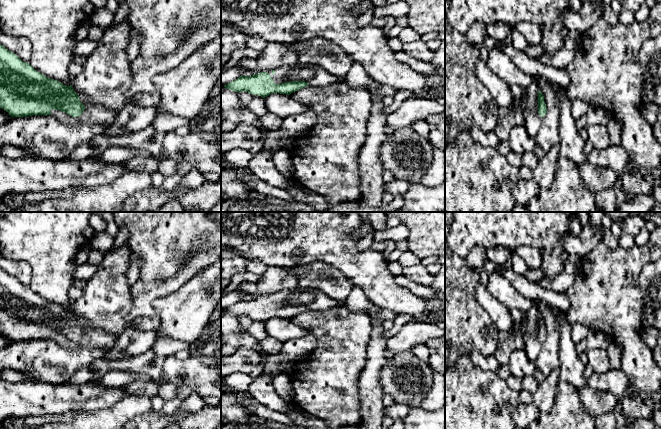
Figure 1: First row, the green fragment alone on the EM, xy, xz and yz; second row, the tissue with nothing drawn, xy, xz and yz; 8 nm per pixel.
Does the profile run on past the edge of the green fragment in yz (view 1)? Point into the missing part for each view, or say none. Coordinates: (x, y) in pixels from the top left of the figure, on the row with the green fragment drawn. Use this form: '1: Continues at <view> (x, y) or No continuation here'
1: Continues at yz (528, 104)

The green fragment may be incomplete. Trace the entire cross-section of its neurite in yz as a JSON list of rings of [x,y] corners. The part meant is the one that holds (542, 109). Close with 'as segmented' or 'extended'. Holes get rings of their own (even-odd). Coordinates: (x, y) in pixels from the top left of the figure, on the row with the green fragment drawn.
[[[532,85],[525,89],[518,104],[525,119],[524,127],[533,138],[539,132],[543,117],[547,113],[544,96],[535,85]]] | extended

